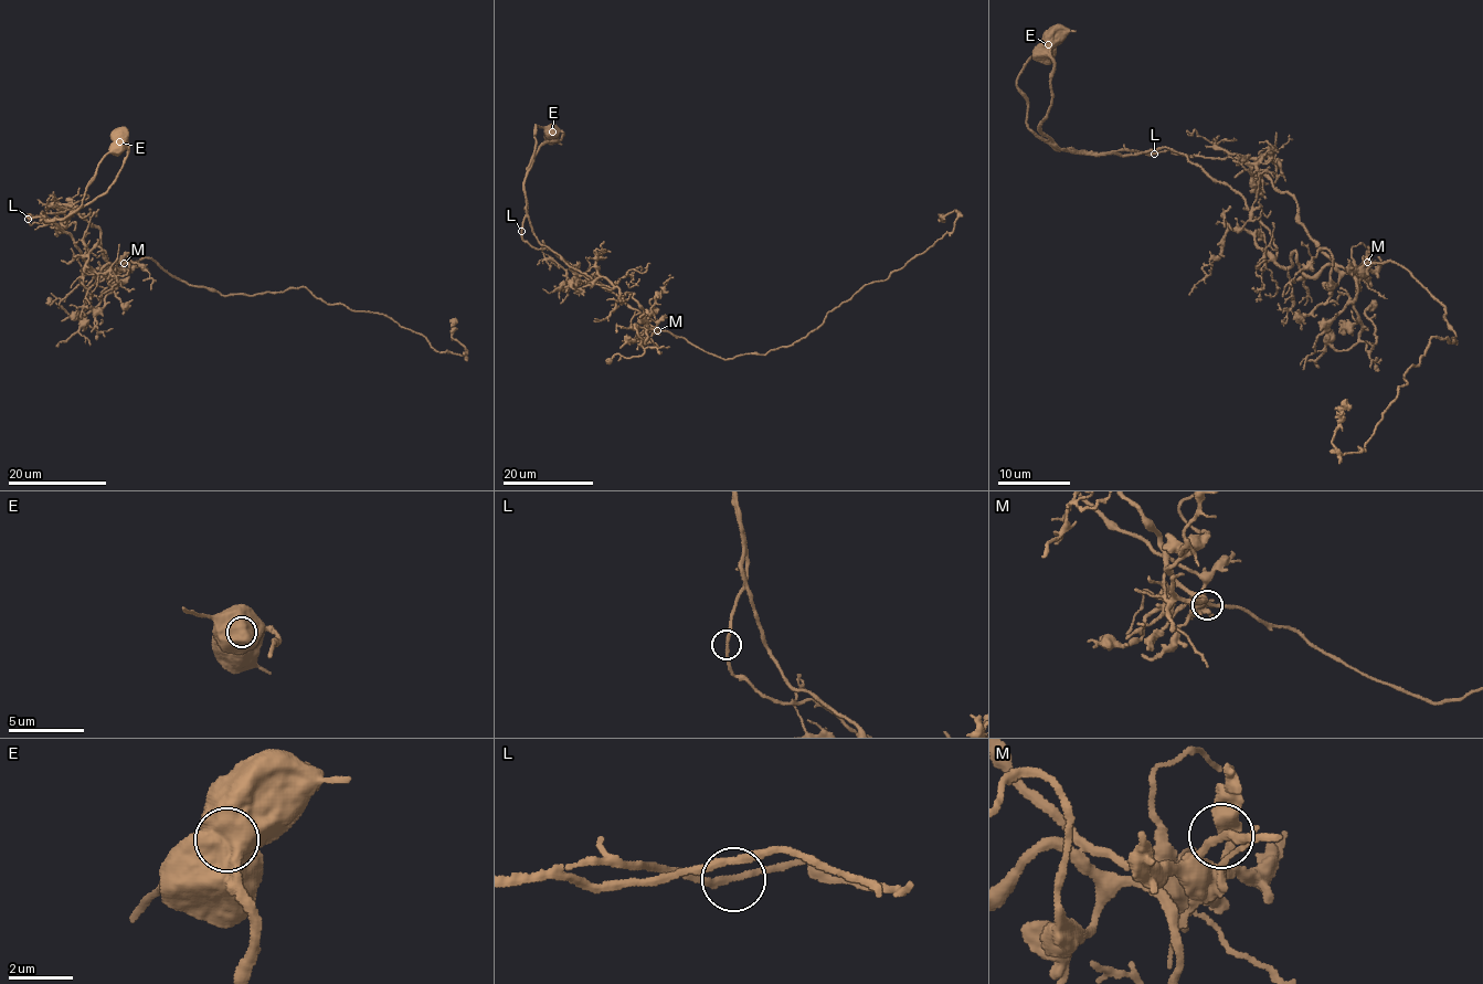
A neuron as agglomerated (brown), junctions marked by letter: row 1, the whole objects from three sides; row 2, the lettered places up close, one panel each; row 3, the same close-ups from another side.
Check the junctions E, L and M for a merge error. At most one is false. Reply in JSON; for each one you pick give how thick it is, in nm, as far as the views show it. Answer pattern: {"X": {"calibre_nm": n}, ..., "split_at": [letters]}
{"E": {"calibre_nm": 1400}, "split_at": ["E"]}

